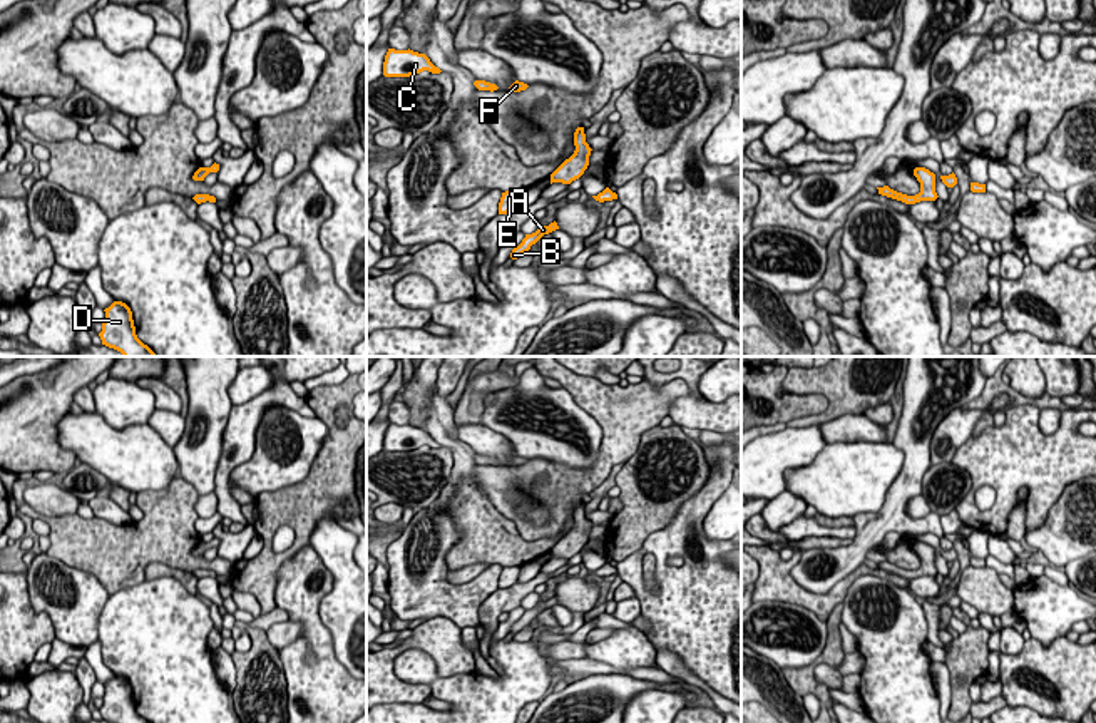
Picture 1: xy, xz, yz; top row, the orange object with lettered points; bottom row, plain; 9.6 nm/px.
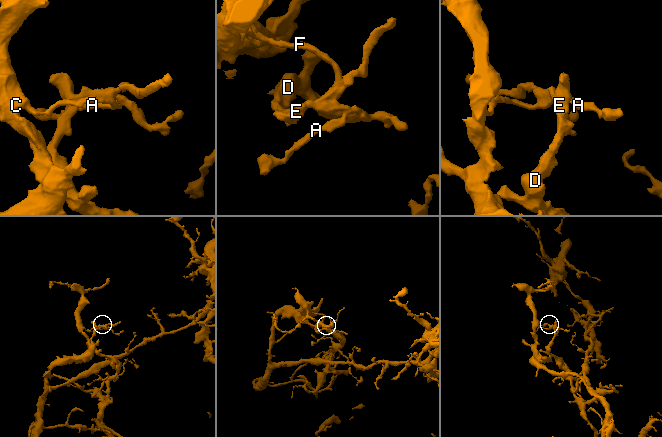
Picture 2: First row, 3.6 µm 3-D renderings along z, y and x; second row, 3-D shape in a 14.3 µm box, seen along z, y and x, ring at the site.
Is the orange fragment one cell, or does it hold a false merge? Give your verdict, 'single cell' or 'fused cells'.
fused cells

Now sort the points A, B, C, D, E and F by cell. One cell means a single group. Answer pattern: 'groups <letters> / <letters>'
groups A B D E / C F

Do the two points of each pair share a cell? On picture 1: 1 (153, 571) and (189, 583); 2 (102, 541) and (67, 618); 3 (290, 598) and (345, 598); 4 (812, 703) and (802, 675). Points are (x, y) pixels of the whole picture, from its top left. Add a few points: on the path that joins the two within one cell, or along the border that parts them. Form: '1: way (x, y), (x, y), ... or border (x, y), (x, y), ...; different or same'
1: way (161, 571), (181, 576); same
2: border (51, 558), (91, 573), (109, 596); different
3: border (320, 559), (332, 589), (318, 618), (332, 636); different
4: border (804, 695), (814, 695), (822, 703); different

